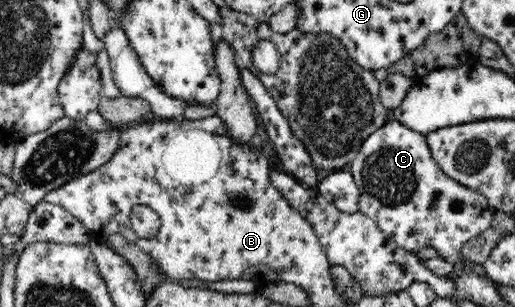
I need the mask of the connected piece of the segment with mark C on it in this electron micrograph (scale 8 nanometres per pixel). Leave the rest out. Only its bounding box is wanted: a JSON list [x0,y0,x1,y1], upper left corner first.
[347,118,497,265]

